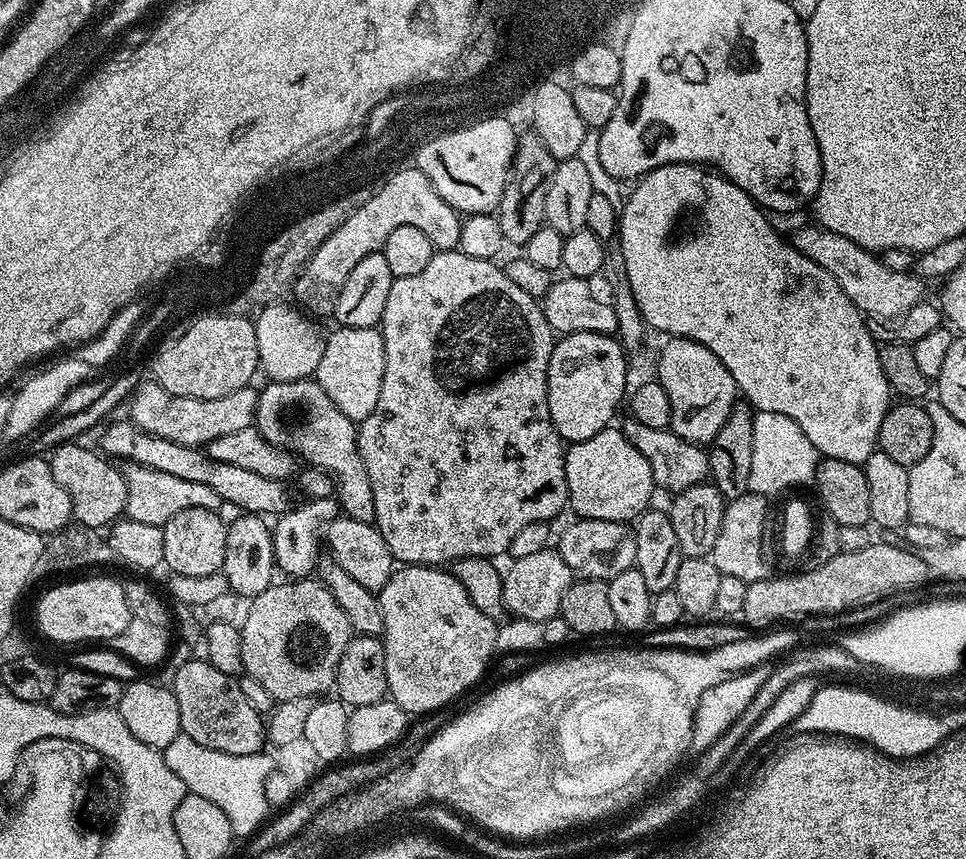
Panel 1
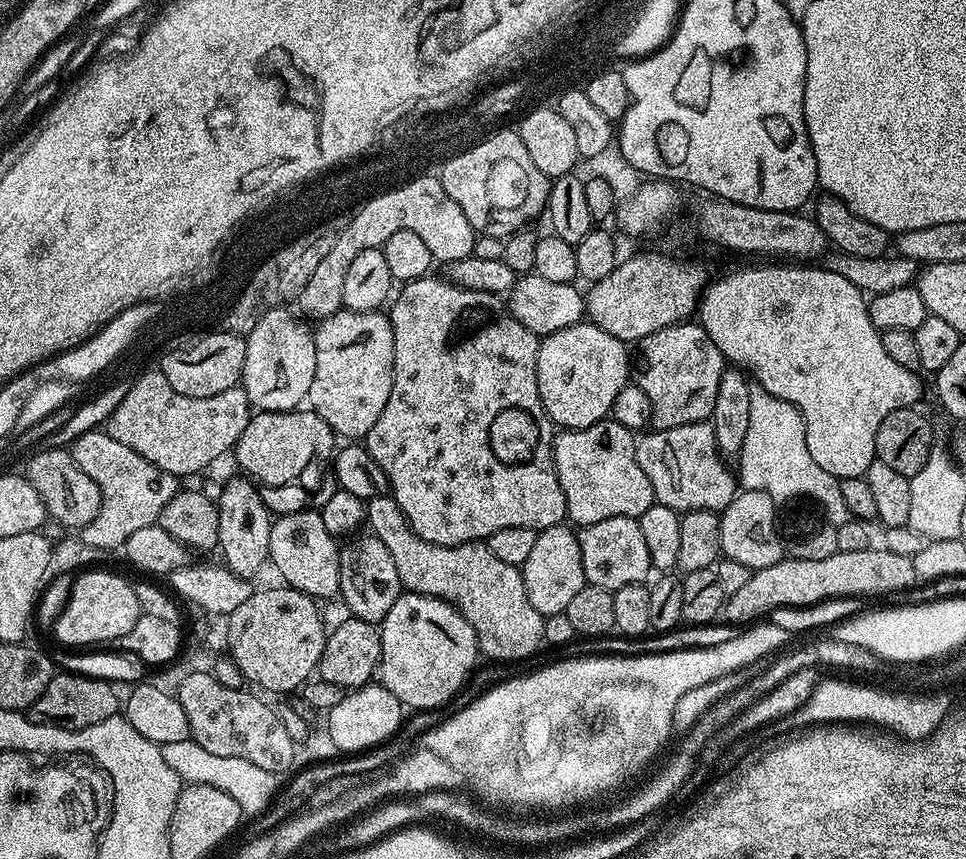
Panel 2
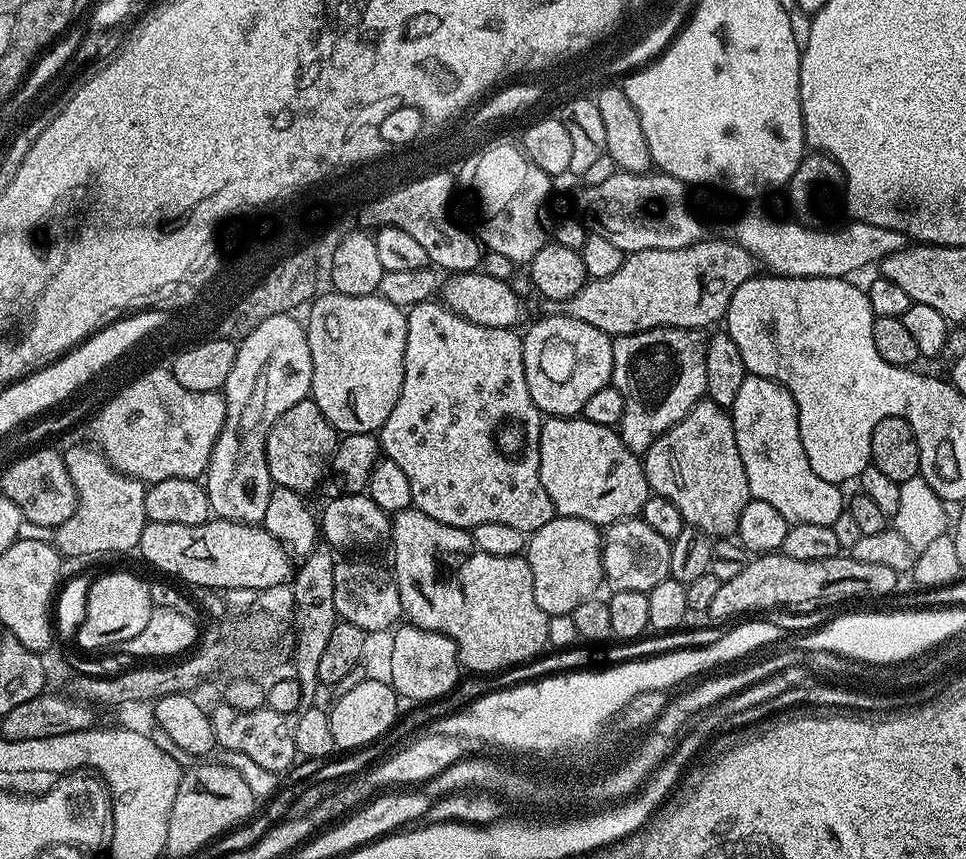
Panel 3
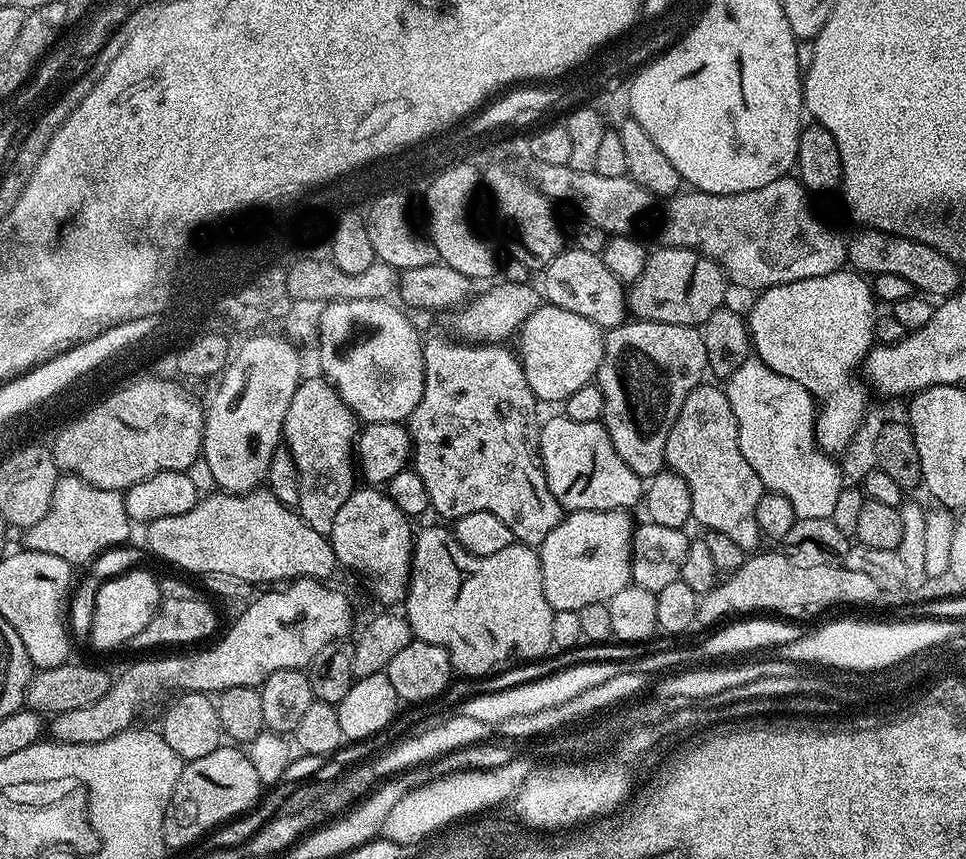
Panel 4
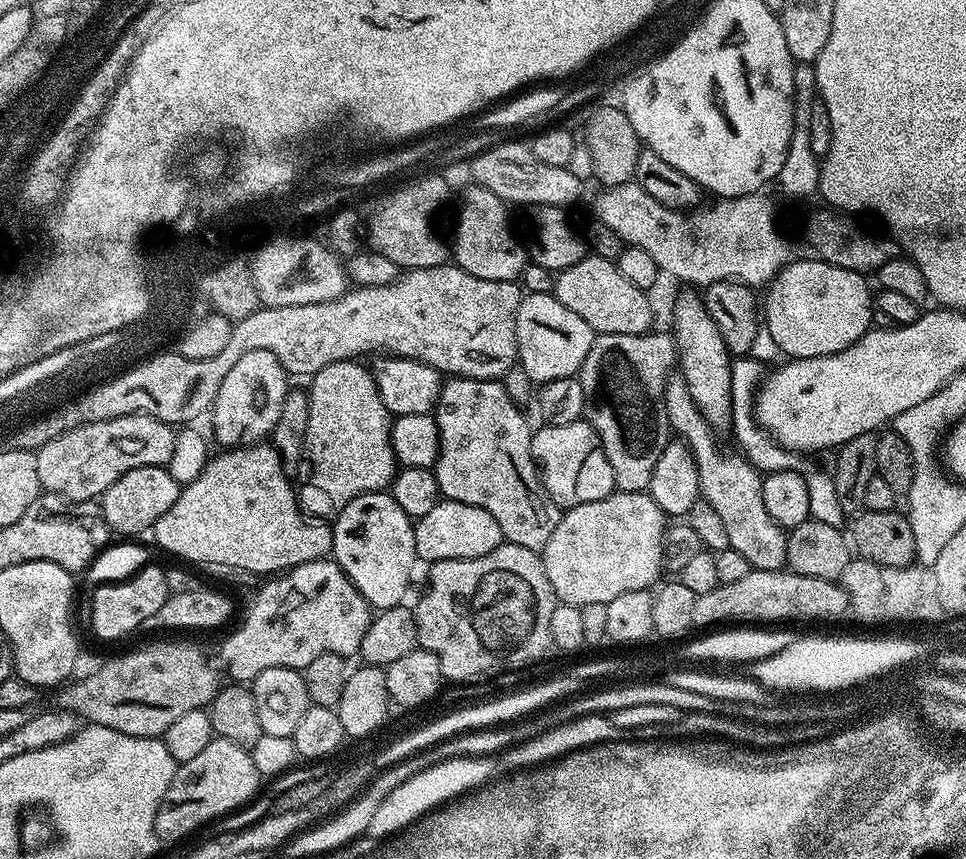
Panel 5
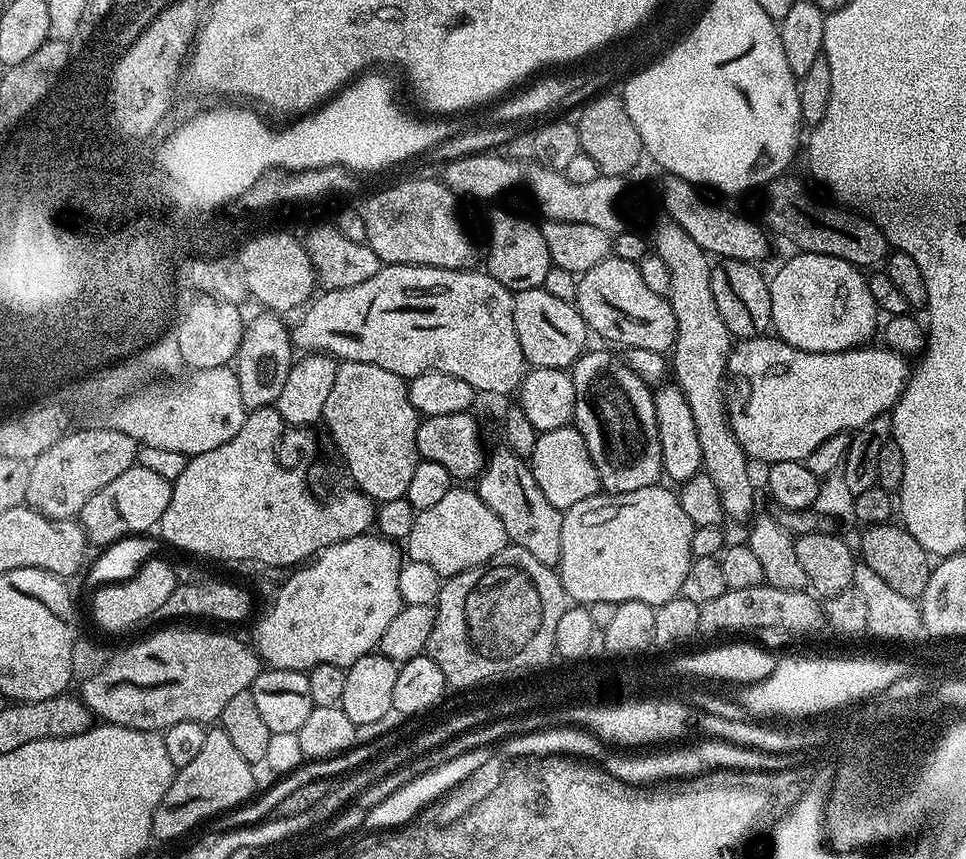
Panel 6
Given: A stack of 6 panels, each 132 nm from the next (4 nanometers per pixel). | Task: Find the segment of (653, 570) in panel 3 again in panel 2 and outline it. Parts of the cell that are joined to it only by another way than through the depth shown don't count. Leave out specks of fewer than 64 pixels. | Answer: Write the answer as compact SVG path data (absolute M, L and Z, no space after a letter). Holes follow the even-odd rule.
M615 516L585 525L578 533L585 581L595 588L616 591L622 586L643 583L651 573L649 550L639 521L632 516Z

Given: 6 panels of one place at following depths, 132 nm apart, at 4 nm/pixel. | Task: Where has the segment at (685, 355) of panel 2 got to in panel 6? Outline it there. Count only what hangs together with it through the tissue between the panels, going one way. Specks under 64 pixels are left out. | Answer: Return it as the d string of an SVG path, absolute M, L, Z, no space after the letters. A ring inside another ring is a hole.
M585 351L580 359L572 365L570 371L574 382L574 394L576 395L576 401L574 402L574 427L582 434L582 438L586 442L586 450L590 450L590 458L594 462L594 470L598 470L601 489L605 493L611 494L613 492L642 490L642 486L650 486L657 483L662 476L662 450L660 449L660 439L658 438L658 418L656 417L656 407L654 406L653 389L641 376L634 374L634 370L630 370L630 366L624 363L619 355L615 356L612 352Z

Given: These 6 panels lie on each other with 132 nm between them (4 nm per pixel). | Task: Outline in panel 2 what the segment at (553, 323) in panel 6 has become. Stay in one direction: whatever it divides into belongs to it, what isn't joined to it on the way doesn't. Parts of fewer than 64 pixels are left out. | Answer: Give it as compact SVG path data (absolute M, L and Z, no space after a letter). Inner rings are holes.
M581 322L540 340L536 373L540 401L553 425L564 430L594 426L611 413L618 390L629 383L630 348L597 324Z

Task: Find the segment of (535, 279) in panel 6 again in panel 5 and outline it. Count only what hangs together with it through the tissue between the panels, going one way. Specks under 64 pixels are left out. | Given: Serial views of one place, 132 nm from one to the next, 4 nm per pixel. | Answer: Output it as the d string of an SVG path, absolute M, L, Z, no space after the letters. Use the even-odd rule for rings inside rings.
M469 183L469 188L460 196L460 209L456 212L456 248L454 244L454 263L457 268L466 270L466 274L474 274L474 278L486 278L490 282L519 281L524 274L524 268L530 262L530 252L524 249L524 244L512 233L512 224L508 221L509 205L498 199L490 190L480 184Z

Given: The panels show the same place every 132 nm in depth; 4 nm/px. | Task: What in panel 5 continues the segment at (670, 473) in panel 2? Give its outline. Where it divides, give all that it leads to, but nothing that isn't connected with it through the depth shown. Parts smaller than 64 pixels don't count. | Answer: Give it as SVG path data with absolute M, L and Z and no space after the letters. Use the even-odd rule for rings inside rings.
M673 374L668 377L664 387L664 413L668 415L669 429L683 440L694 454L703 503L714 506L718 518L722 518L723 524L726 525L726 535L730 538L730 548L742 554L752 568L784 568L788 562L788 532L780 528L778 522L770 518L770 514L766 514L766 505L762 502L761 473L743 455L735 451L727 452L716 441L717 433L706 422L706 418L702 418L702 410L698 410L684 376Z

